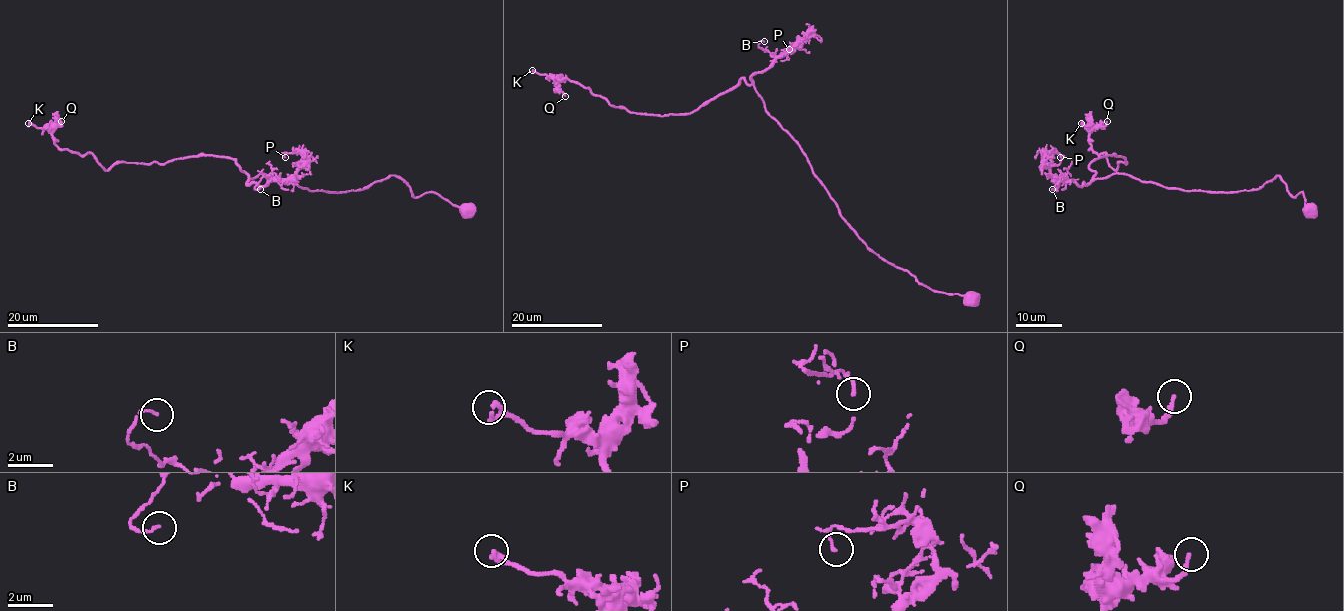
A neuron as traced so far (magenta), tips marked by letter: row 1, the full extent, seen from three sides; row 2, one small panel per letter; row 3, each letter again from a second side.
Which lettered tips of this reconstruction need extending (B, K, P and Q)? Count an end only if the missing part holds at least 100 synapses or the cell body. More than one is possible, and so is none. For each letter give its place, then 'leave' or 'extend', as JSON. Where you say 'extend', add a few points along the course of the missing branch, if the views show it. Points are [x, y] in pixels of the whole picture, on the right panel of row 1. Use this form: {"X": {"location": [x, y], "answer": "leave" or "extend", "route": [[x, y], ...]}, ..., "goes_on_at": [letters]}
{"B": {"location": [1052, 189], "answer": "leave"}, "K": {"location": [1081, 123], "answer": "leave"}, "P": {"location": [1060, 157], "answer": "leave"}, "Q": {"location": [1107, 121], "answer": "leave"}, "goes_on_at": []}

